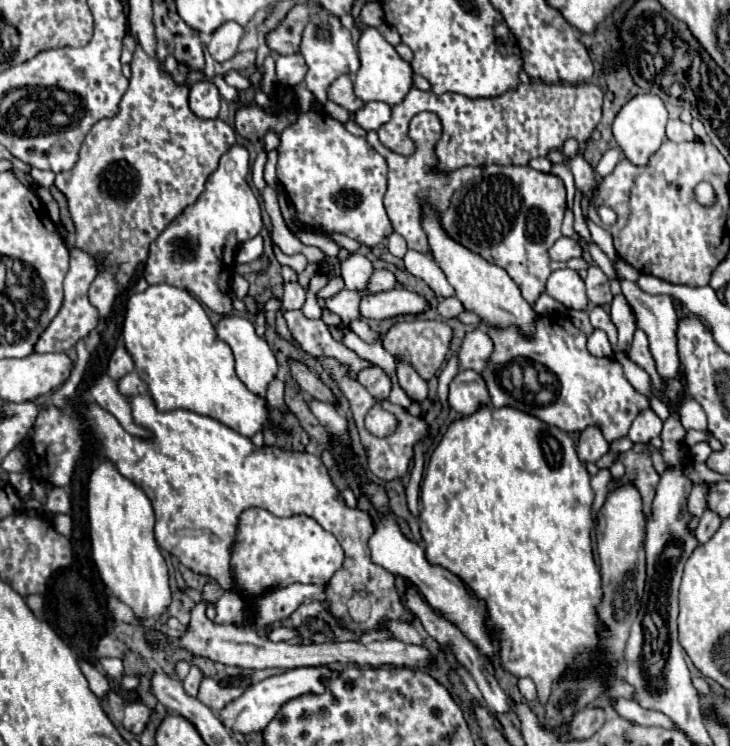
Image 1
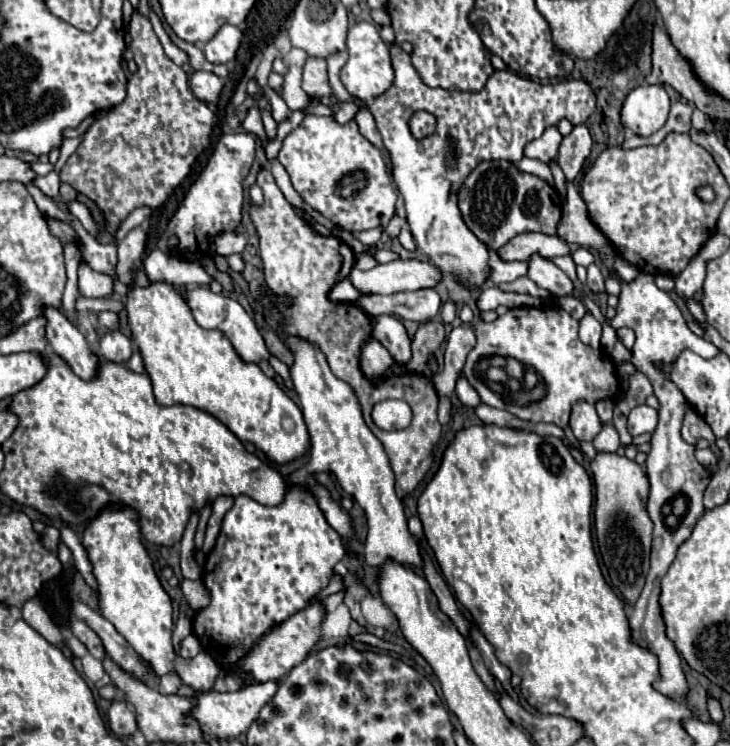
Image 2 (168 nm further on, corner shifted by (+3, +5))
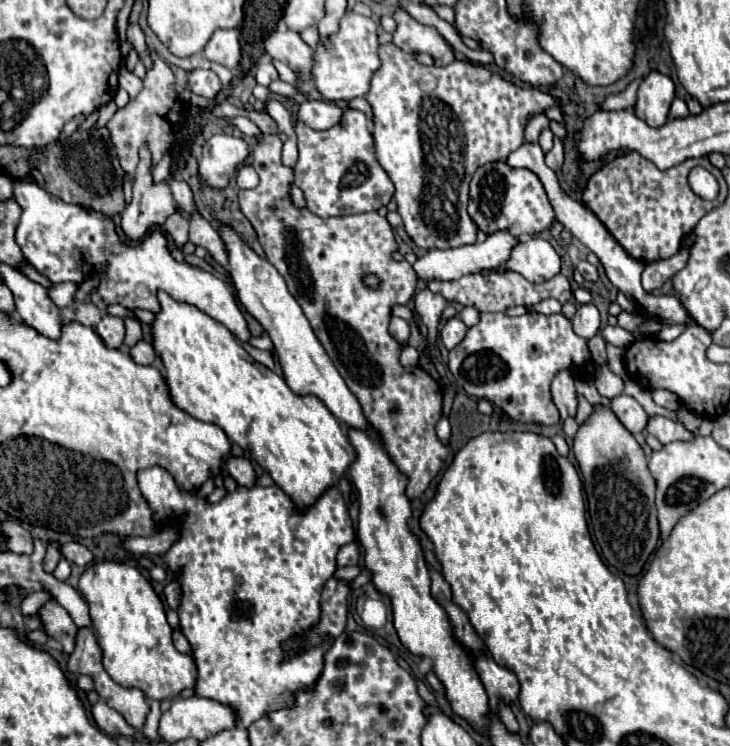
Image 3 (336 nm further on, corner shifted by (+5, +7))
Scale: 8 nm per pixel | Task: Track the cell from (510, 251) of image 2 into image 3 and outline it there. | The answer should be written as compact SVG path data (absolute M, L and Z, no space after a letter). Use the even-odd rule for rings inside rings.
M499 231L499 233L491 233L487 235L487 239L483 243L471 243L471 245L461 245L455 249L431 249L425 257L417 259L417 263L413 265L413 269L417 271L419 279L423 281L431 281L431 279L441 279L441 281L451 281L451 279L459 279L467 273L479 273L479 271L489 271L489 269L497 269L501 265L505 265L511 247L517 243L517 239L507 233L507 231Z

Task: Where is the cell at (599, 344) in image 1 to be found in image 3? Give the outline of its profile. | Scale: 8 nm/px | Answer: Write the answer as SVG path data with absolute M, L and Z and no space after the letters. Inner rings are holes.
M579 305L577 307L577 313L575 317L571 319L573 323L573 331L583 337L583 339L591 339L597 331L599 331L599 323L601 323L601 317L599 317L599 311L595 305Z

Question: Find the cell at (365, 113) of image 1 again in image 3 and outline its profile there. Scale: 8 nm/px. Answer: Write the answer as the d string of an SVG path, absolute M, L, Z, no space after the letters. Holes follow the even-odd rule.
M307 101L307 103L299 105L297 121L305 123L307 127L311 127L315 131L325 131L339 123L341 113L343 113L343 109L339 109L337 105L333 105L329 101Z

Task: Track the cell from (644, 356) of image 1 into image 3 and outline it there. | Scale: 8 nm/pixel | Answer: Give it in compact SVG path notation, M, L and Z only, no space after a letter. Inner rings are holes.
M607 325L607 327L601 331L601 335L603 335L603 339L605 339L607 343L611 343L611 345L615 345L615 347L627 347L627 345L631 345L631 343L635 341L635 337L633 337L629 331L625 331L625 329L621 329L621 327L611 327L611 325Z

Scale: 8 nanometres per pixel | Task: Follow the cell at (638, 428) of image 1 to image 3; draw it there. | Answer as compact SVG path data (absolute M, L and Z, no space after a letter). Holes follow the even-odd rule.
M621 393L611 399L611 409L619 417L619 421L635 435L647 427L647 413L645 409L629 395Z

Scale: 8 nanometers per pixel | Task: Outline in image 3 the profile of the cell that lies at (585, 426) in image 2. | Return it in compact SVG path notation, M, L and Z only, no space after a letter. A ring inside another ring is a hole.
M557 373L555 381L551 383L551 397L555 401L555 407L559 409L561 419L573 417L577 411L577 391L573 385L573 373Z

